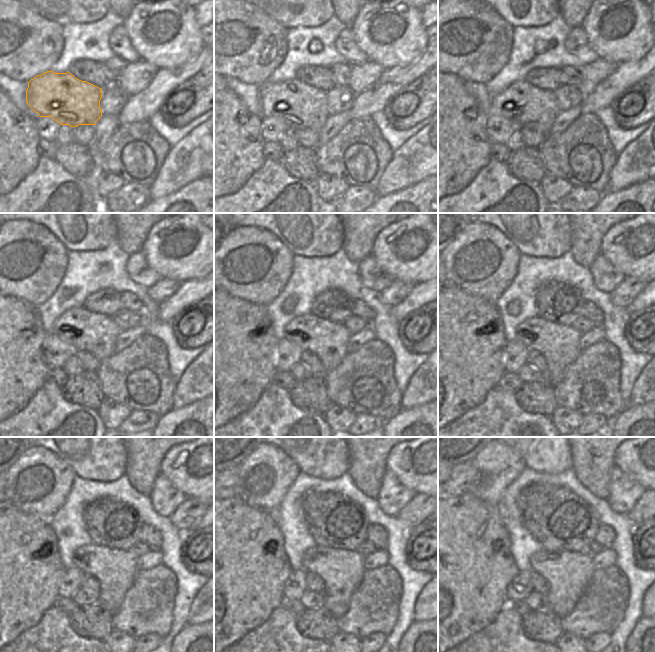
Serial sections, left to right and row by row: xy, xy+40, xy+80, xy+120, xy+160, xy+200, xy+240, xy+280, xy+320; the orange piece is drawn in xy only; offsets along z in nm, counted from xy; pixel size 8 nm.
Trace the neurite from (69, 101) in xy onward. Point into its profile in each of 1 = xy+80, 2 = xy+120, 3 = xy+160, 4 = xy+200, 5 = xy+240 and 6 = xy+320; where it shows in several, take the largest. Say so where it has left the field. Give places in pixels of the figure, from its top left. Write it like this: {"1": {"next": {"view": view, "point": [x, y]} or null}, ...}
{"1": {"next": {"view": "xy+80", "point": [525, 105]}}, "2": {"next": {"view": "xy+120", "point": [84, 330]}}, "3": {"next": {"view": "xy+160", "point": [328, 340]}}, "4": {"next": {"view": "xy+200", "point": [559, 344]}}, "5": {"next": {"view": "xy+240", "point": [115, 569]}}, "6": {"next": {"view": "xy+320", "point": [568, 573]}}}

